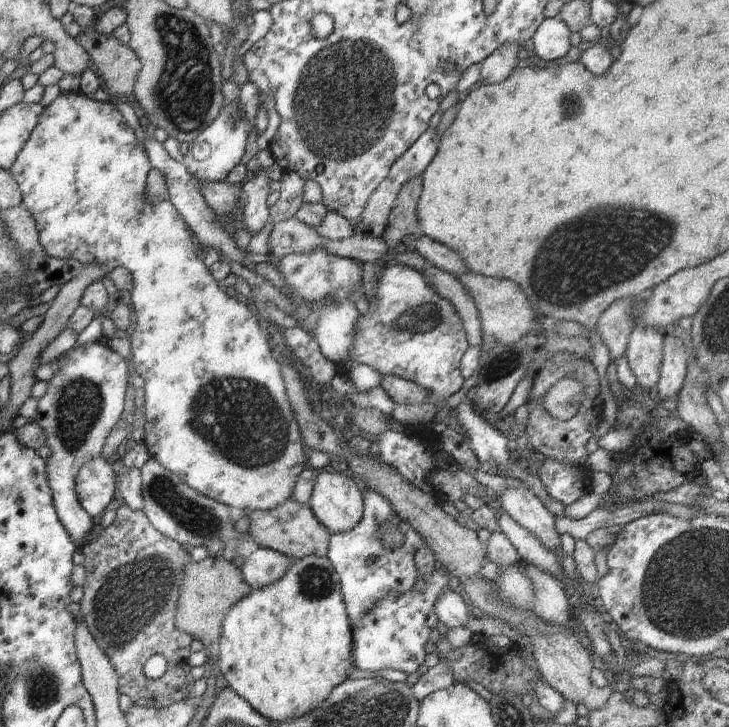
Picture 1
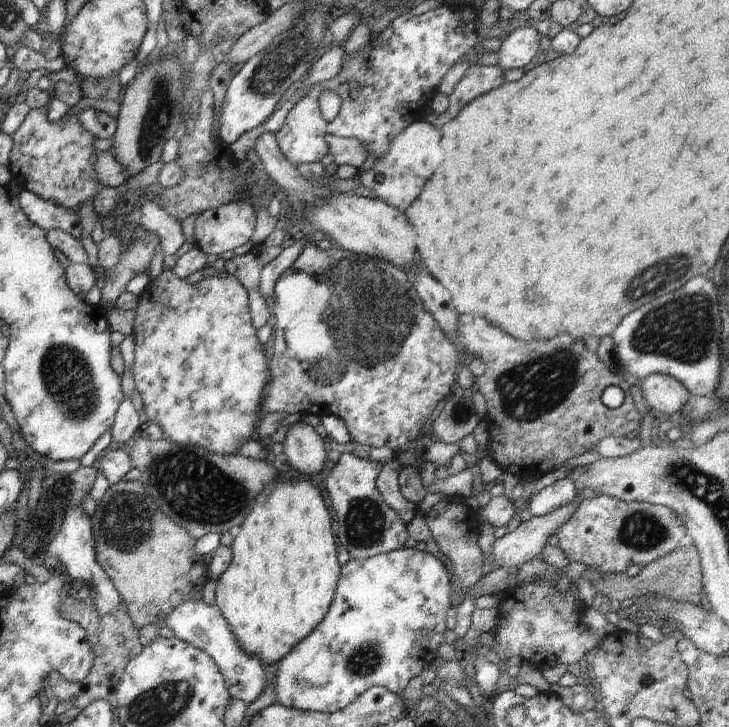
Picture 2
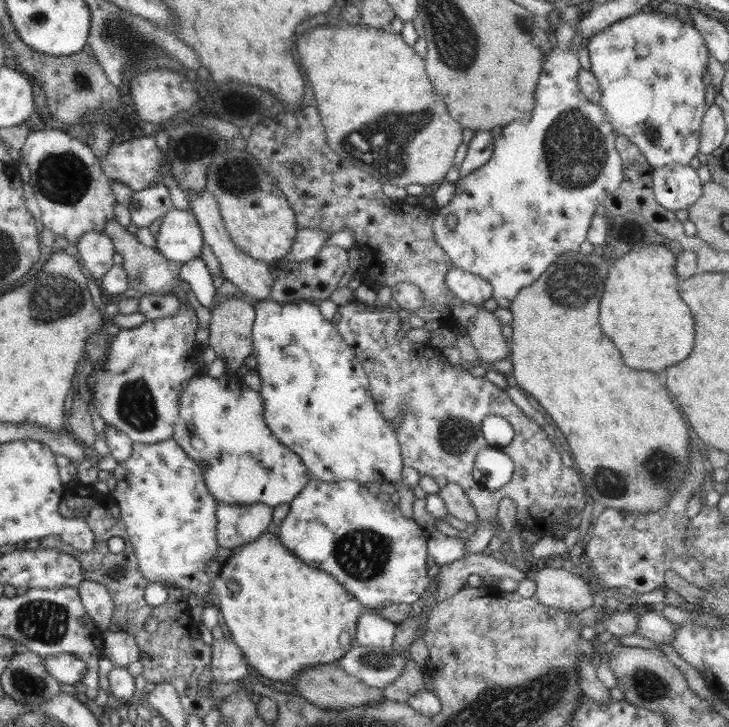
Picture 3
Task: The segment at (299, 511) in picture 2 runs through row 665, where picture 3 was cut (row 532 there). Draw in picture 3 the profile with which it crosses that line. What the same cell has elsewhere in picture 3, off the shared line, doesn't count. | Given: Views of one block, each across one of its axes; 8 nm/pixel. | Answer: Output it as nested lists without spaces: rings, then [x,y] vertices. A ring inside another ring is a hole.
[[[274,528],[231,551],[231,555],[221,559],[222,569],[211,587],[220,599],[220,618],[225,621],[228,635],[264,680],[290,684],[297,672],[308,665],[335,664],[356,646],[356,625],[365,607],[332,575],[307,565],[283,546]]]

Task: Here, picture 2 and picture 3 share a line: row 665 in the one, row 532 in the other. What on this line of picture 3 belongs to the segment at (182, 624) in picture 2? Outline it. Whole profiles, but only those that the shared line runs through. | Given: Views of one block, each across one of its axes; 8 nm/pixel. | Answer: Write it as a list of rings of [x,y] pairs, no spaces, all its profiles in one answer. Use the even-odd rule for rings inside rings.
[[[218,502],[216,543],[226,549],[245,546],[272,529],[273,509],[262,503],[231,505]]]

